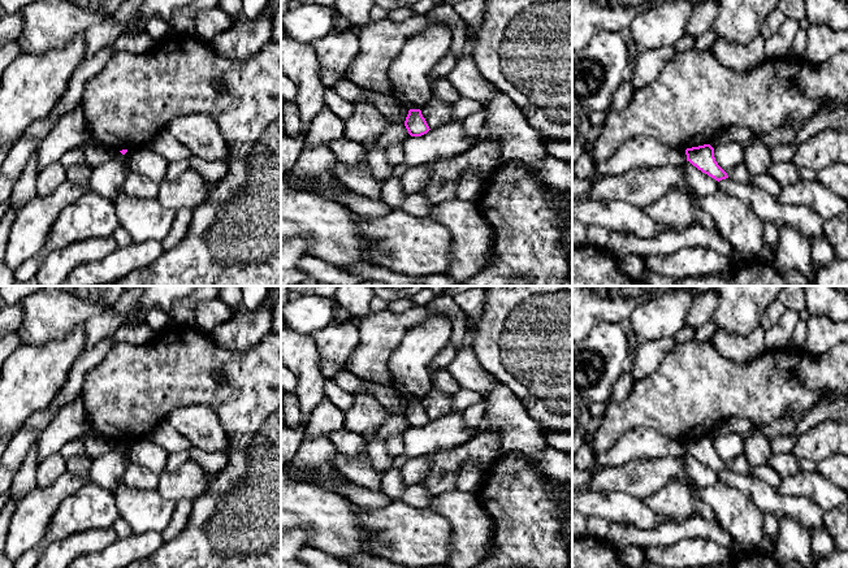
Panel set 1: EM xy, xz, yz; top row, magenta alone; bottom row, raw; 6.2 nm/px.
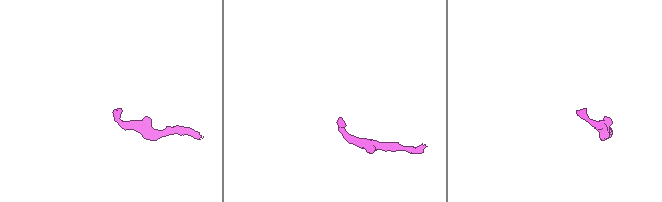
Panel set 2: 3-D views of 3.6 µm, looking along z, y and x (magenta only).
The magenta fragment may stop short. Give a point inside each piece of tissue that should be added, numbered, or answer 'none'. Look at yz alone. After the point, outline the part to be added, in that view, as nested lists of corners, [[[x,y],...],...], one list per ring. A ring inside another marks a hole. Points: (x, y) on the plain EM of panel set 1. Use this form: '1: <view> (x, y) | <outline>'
none

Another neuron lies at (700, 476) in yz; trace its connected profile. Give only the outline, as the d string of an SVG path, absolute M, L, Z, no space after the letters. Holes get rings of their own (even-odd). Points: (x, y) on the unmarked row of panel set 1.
M689 452L683 456L683 465L688 477L688 486L696 502L697 516L706 521L717 521L715 512L700 498L698 490L715 485L719 481L719 473L698 461Z

